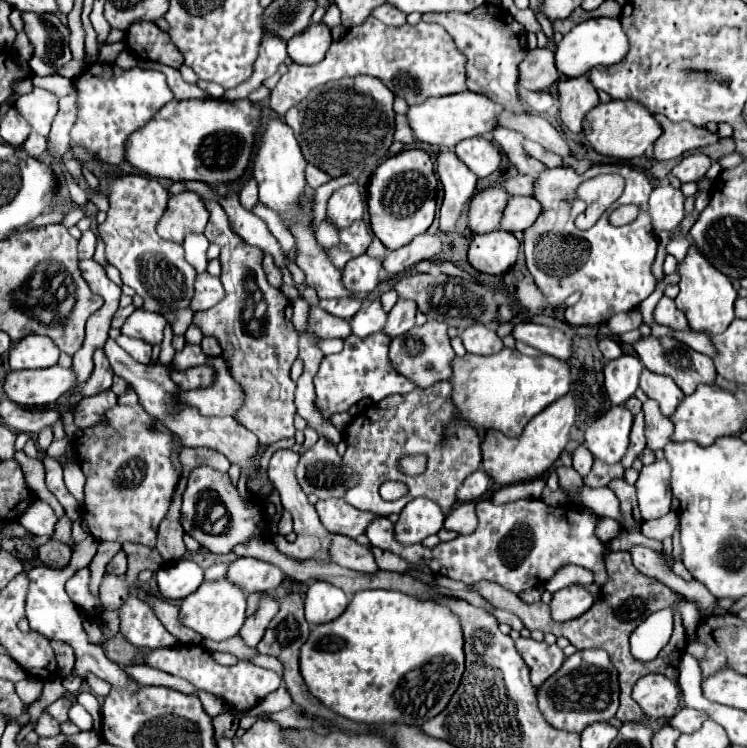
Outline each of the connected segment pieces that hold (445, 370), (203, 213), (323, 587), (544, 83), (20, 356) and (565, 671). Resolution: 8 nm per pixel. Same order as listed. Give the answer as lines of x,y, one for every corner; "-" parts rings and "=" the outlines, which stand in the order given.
428,320
426,324
414,326
406,334
392,340
390,342
390,362
392,362
392,366
400,374
404,374
406,378
416,382
420,388
428,388
428,386
432,386
434,382
440,382
440,380
450,380
452,360
454,360
456,354
450,346
450,338
446,334
446,328
448,326
442,324
442,322
=
180,192
168,200
168,208
156,226
156,232
172,242
184,240
188,230
202,232
208,222
208,210
204,200
196,192
=
316,580
314,584
310,584
304,602
306,602
306,620
312,626
316,626
336,620
348,608
350,600
340,588
=
534,48
528,50
526,58
520,64
520,86
526,90
548,90
560,72
556,70
554,50
552,48
=
26,336
16,342
10,350
10,368
12,370
32,370
48,368
58,362
60,350
46,336
=
578,650
568,656
562,668
538,688
538,704
544,718
558,730
582,732
594,722
608,722
618,710
618,670
604,650

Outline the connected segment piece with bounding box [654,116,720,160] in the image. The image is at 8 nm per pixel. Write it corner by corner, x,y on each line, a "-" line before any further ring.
656,116
662,124
662,136
654,144
654,158
656,160
672,160
682,156
688,150
696,150
720,140
718,134
710,132
708,128
692,126
690,122
668,122
664,116

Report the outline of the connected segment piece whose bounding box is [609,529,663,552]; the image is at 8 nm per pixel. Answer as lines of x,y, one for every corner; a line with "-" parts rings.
624,529
610,541
609,548
611,551
629,551
634,545
644,545
658,550
658,552
661,552
663,548
663,543
661,541
649,539
642,533
630,533

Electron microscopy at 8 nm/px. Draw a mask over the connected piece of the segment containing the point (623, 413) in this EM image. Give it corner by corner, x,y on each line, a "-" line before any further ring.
614,406
586,430
586,448
594,458
616,464
628,450
632,414
624,406

